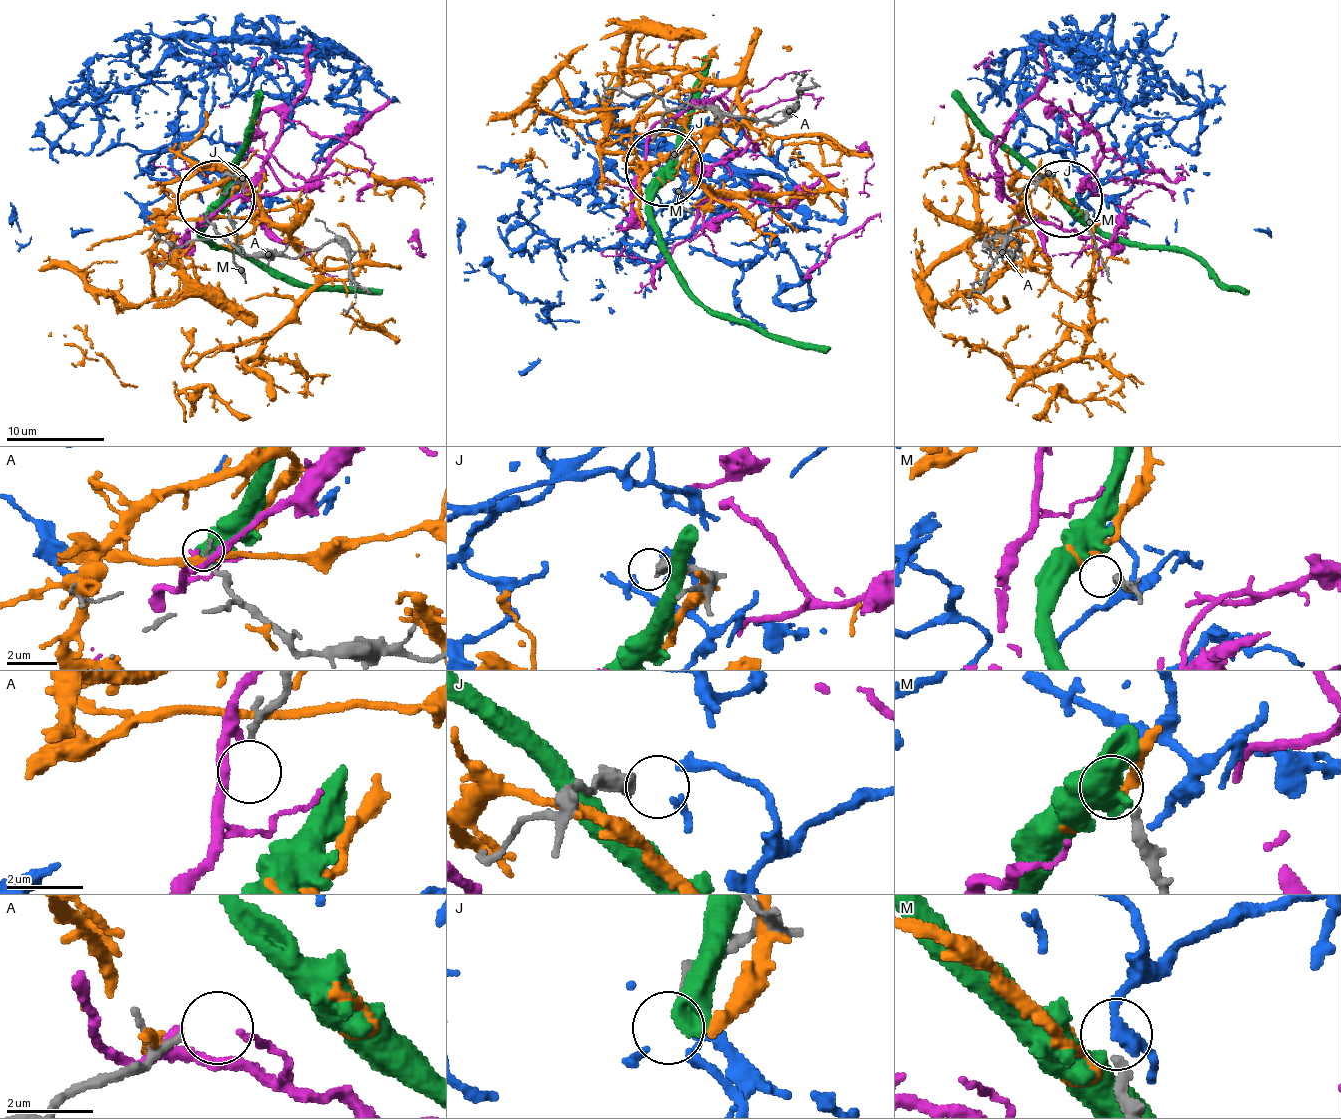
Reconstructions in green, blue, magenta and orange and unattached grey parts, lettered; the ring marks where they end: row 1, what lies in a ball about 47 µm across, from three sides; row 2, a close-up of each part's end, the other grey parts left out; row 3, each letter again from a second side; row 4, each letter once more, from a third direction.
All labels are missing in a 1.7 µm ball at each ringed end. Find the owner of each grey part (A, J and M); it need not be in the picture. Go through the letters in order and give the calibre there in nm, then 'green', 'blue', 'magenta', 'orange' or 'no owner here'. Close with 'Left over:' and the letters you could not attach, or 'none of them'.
A: 140 nm | no owner here
J: 500 nm | blue
M: 280 nm | no owner here
Left over: A, M

